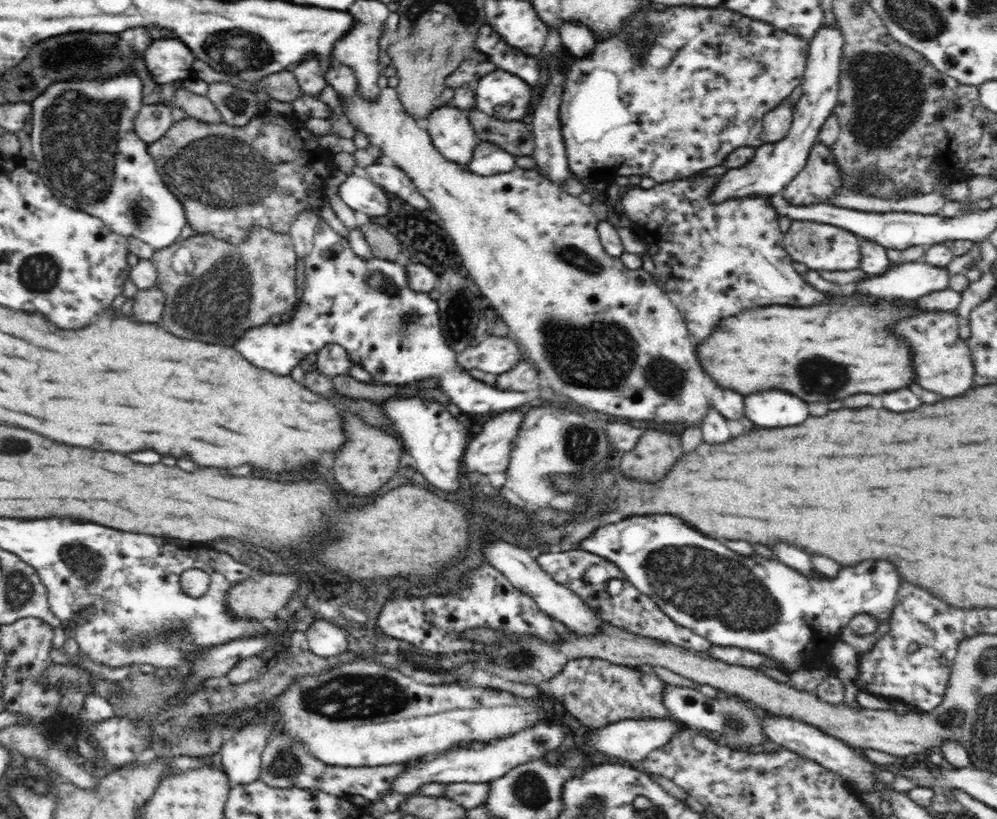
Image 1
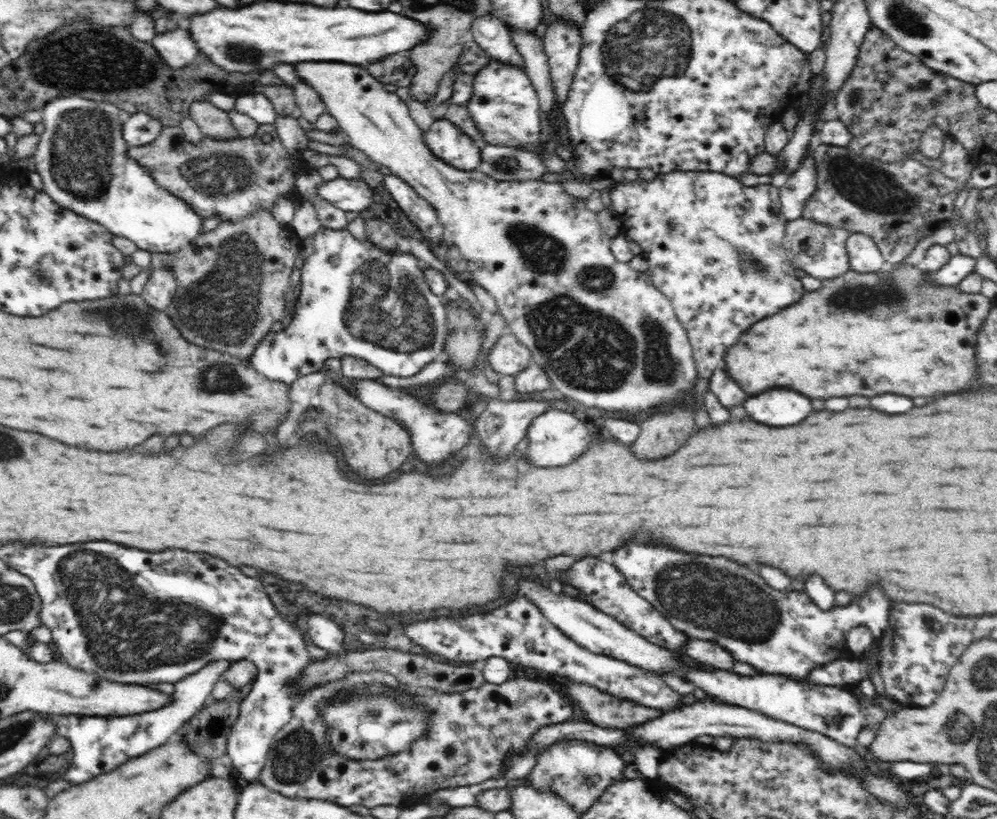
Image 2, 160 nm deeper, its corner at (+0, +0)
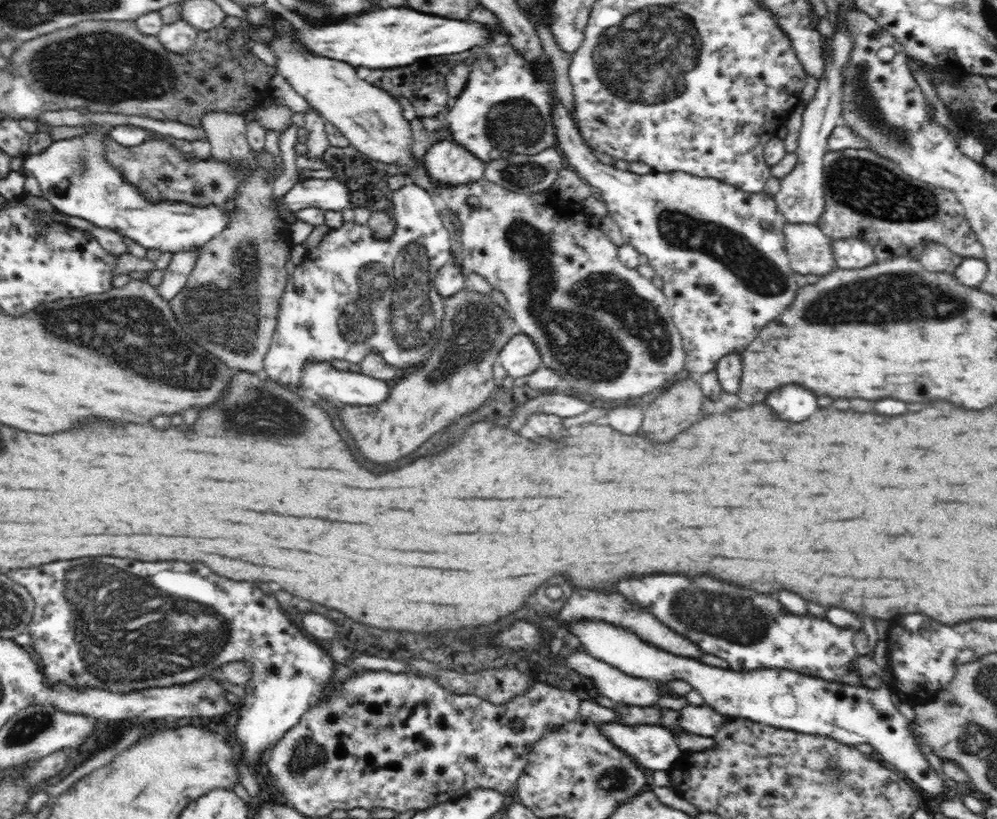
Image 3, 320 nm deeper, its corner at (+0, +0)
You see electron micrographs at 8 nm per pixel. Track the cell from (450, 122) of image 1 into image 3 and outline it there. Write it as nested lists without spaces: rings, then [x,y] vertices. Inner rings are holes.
[[[446,139],[431,145],[425,154],[424,163],[429,177],[447,186],[480,180],[485,174],[486,166],[485,162],[469,150]]]

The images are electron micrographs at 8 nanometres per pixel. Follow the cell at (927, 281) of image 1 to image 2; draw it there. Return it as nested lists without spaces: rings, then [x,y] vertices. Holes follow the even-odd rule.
[[[961,253],[951,256],[950,260],[940,270],[926,273],[930,283],[940,286],[956,286],[964,278],[974,275],[976,259]]]

